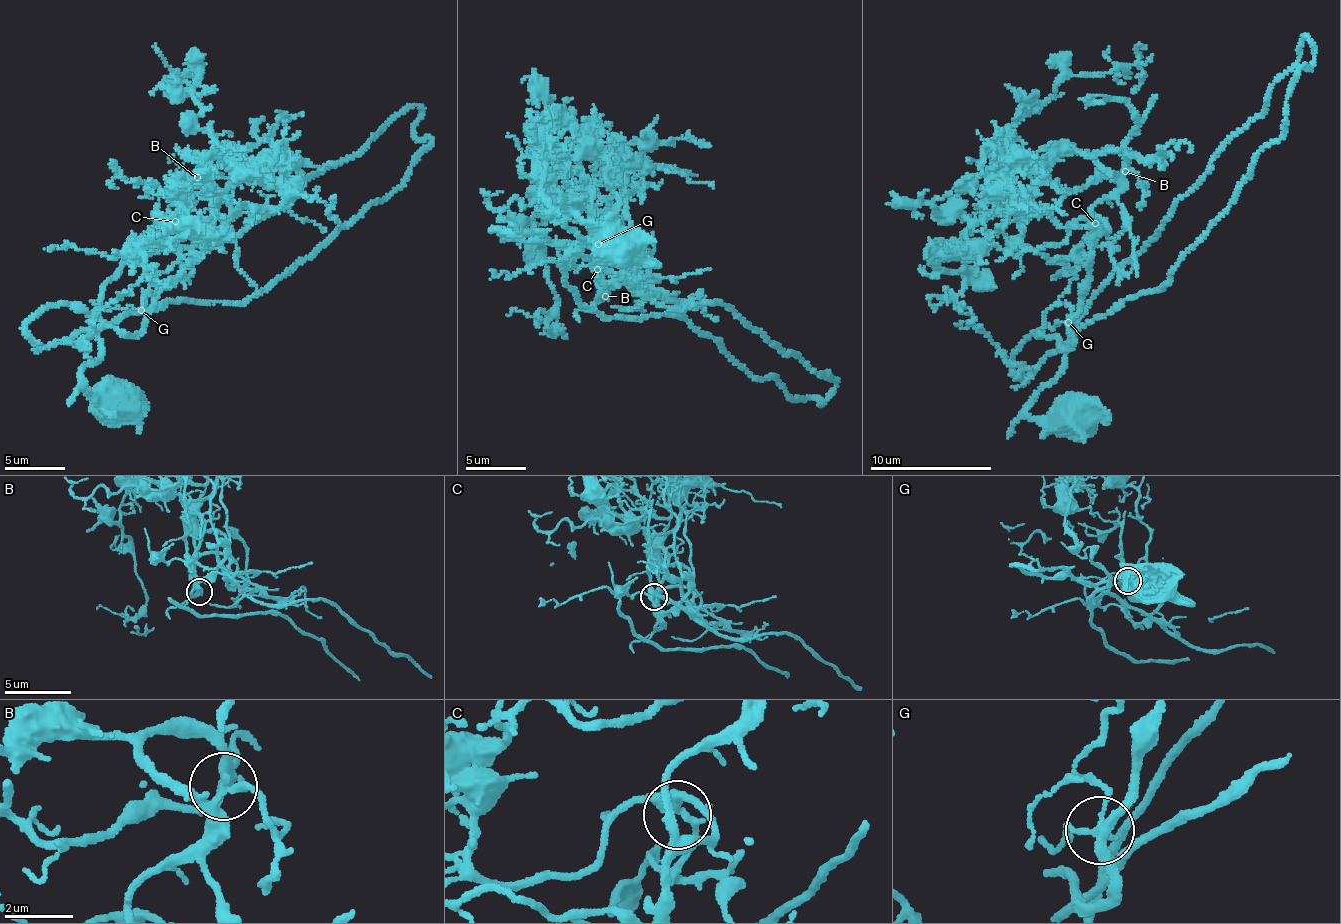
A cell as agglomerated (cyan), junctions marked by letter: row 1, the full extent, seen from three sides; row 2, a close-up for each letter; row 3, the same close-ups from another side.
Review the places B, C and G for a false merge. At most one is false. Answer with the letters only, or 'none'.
none

